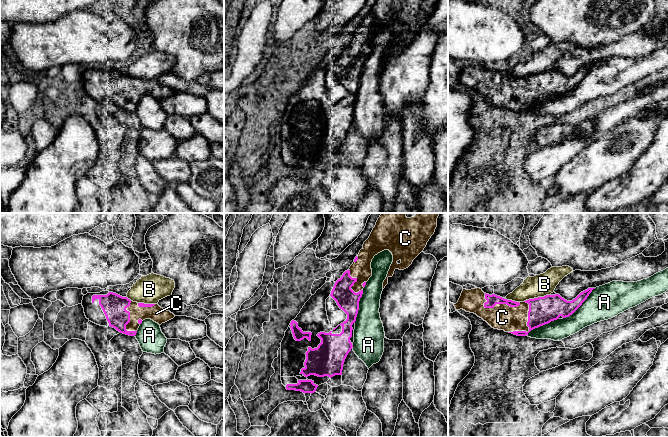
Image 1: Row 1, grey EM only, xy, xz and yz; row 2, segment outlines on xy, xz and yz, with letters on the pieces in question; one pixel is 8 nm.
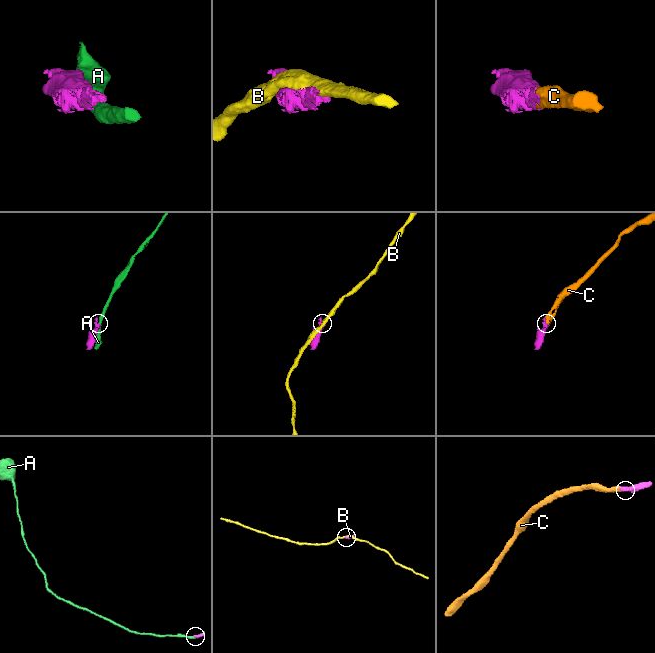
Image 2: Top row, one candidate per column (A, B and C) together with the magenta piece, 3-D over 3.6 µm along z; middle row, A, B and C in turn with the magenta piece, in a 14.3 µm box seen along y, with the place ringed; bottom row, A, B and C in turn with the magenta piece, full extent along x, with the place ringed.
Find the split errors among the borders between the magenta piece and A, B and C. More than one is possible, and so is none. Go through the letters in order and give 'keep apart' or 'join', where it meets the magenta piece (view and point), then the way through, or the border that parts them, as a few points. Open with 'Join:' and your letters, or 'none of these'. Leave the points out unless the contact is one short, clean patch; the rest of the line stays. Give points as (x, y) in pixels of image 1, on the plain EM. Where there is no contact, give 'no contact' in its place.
Join: C
A: keep apart; meets magenta in yz at (580, 81)
B: keep apart; meets magenta in yz at (536, 74)
C: join; meets magenta in yz at (496, 79)

